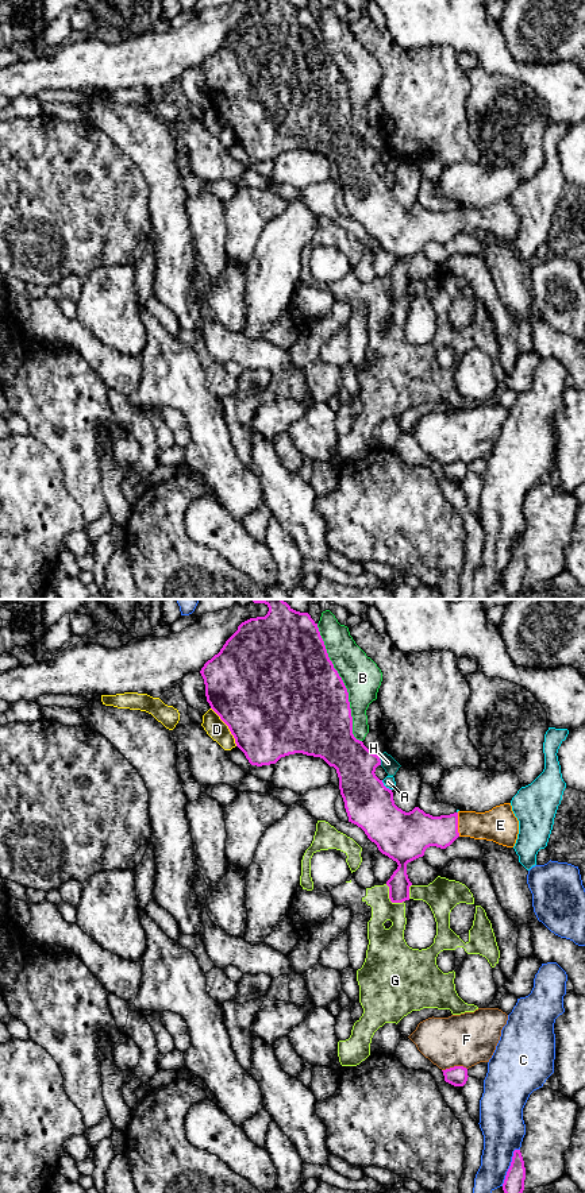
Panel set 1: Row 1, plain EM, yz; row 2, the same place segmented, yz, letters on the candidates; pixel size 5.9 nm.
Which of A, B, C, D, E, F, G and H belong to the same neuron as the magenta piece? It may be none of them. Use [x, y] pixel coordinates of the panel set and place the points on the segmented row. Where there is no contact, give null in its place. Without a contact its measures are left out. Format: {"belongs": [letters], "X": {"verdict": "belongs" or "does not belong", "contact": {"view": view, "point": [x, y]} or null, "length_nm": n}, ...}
{"belongs": ["E"], "A": {"verdict": "does not belong", "contact": {"view": "yz", "point": [384, 786]}, "length_nm": 90}, "B": {"verdict": "does not belong", "contact": {"view": "yz", "point": [343, 683]}, "length_nm": 750}, "C": {"verdict": "does not belong", "contact": {"view": "yz", "point": [510, 1166]}, "length_nm": 240}, "D": {"verdict": "does not belong", "contact": {"view": "yz", "point": [227, 725]}, "length_nm": 280}, "E": {"verdict": "belongs", "contact": {"view": "yz", "point": [457, 825]}, "length_nm": 140}, "F": {"verdict": "does not belong", "contact": {"view": "yz", "point": [454, 1066]}, "length_nm": 150}, "G": {"verdict": "does not belong", "contact": {"view": "yz", "point": [389, 898]}, "length_nm": 160}, "H": {"verdict": "does not belong", "contact": {"view": "yz", "point": [380, 760]}, "length_nm": 60}}

